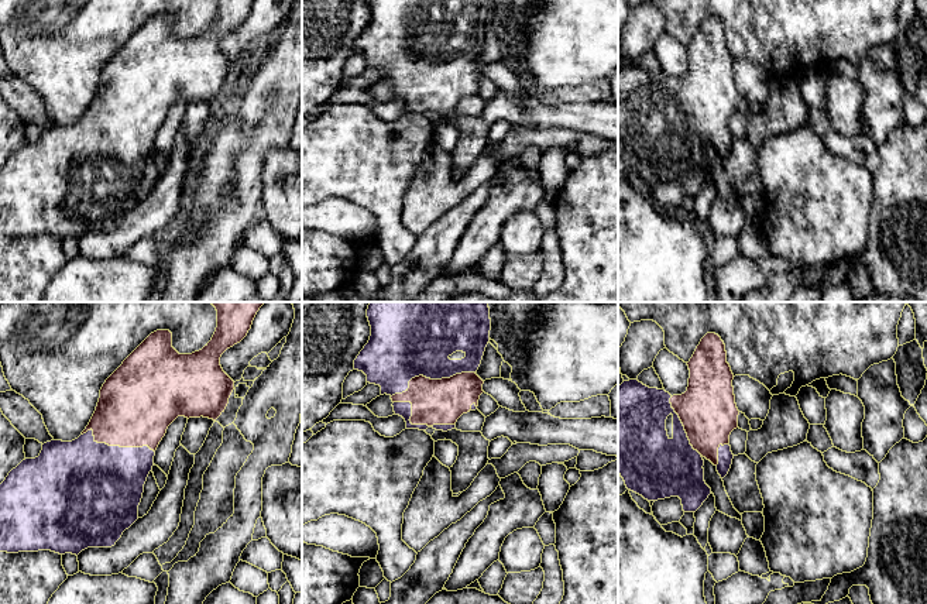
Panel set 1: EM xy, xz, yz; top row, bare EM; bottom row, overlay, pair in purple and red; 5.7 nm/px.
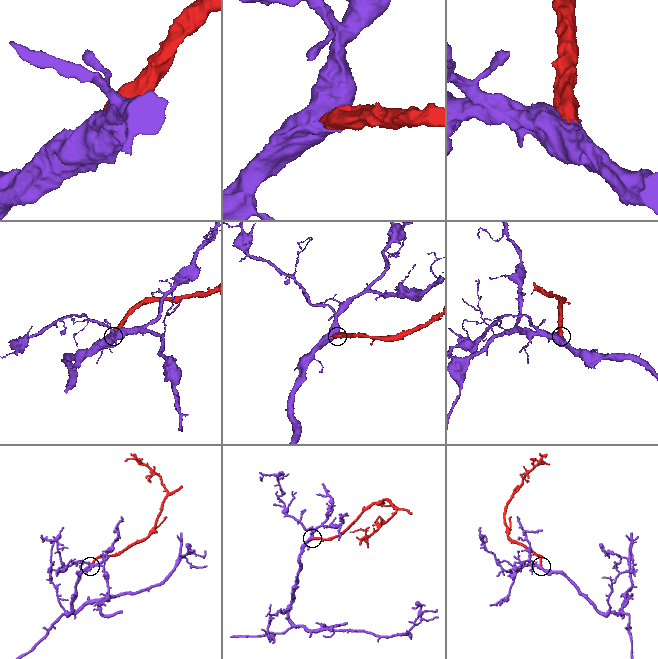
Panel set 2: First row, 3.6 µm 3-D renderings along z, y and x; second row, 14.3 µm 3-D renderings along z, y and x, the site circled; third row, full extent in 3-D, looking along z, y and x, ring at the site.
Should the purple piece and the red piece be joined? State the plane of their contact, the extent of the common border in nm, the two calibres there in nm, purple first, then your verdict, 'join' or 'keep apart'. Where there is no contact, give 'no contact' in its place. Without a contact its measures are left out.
meets purple in xz; contact 500 nm long; 440 nm thick on the purple side, 260 nm on the other; join

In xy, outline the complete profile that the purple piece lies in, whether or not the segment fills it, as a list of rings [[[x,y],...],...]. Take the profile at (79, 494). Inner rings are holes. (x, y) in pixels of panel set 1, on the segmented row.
[[[210,302],[217,310],[217,327],[212,340],[199,351],[192,354],[179,354],[172,347],[172,333],[169,330],[157,330],[151,333],[106,380],[100,389],[100,398],[96,411],[82,432],[82,435],[72,442],[51,440],[42,445],[42,450],[35,459],[23,460],[13,469],[6,480],[0,484],[0,552],[38,552],[51,550],[59,555],[72,553],[79,555],[87,548],[111,548],[121,538],[123,532],[128,529],[138,519],[138,505],[143,498],[144,484],[154,466],[155,450],[166,433],[168,426],[178,418],[209,418],[216,421],[226,409],[229,398],[234,389],[234,381],[223,371],[220,366],[222,354],[240,343],[251,329],[253,320],[265,302]]]

